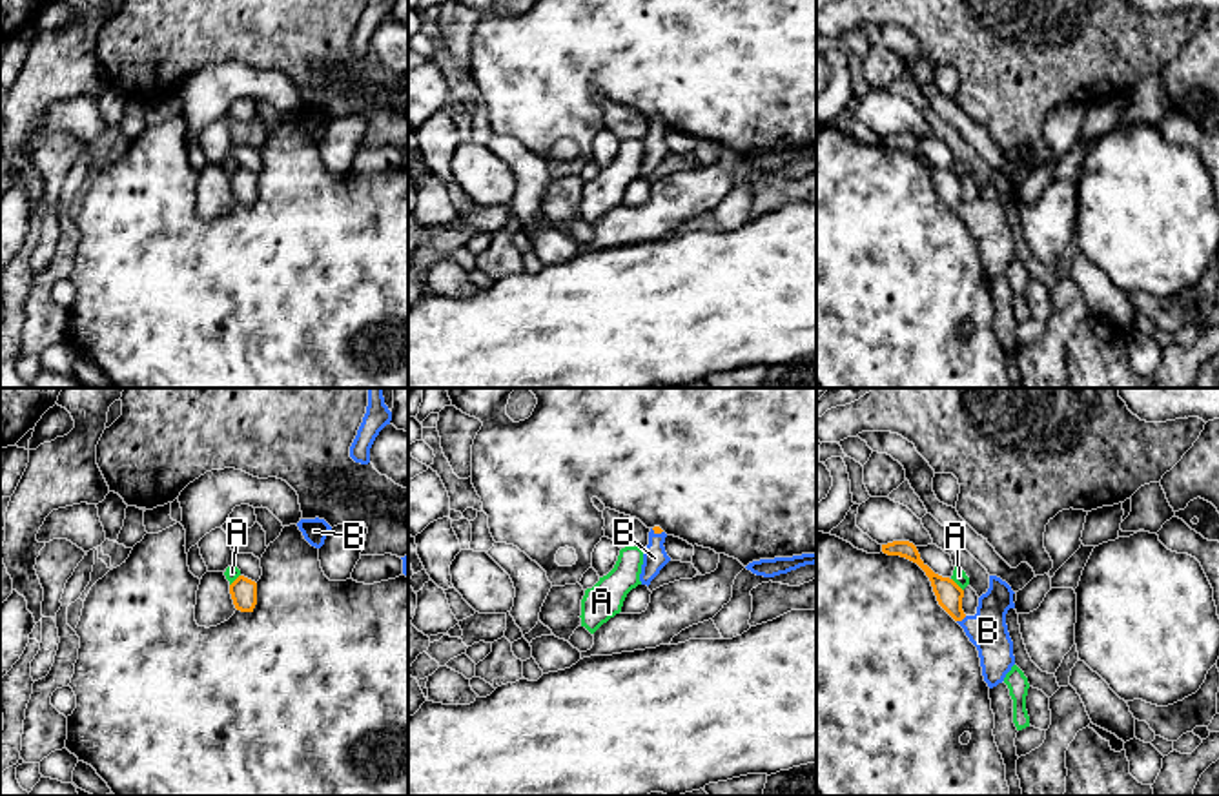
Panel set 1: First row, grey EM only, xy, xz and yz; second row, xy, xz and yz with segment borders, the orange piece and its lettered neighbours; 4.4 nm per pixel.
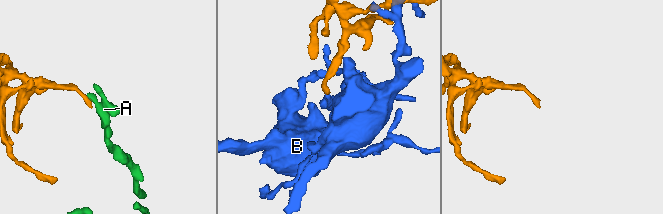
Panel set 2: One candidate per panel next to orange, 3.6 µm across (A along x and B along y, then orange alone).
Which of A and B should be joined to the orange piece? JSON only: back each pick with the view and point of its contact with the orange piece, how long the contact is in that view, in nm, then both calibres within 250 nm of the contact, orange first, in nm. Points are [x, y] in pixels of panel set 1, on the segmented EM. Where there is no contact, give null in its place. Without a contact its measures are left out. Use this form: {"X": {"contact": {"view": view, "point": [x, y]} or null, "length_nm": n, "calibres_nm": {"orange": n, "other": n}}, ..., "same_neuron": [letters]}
{"B": {"contact": {"view": "yz", "point": [961, 620]}, "length_nm": 50, "calibres_nm": {"orange": 110, "other": 170}}, "same_neuron": ["B"]}

